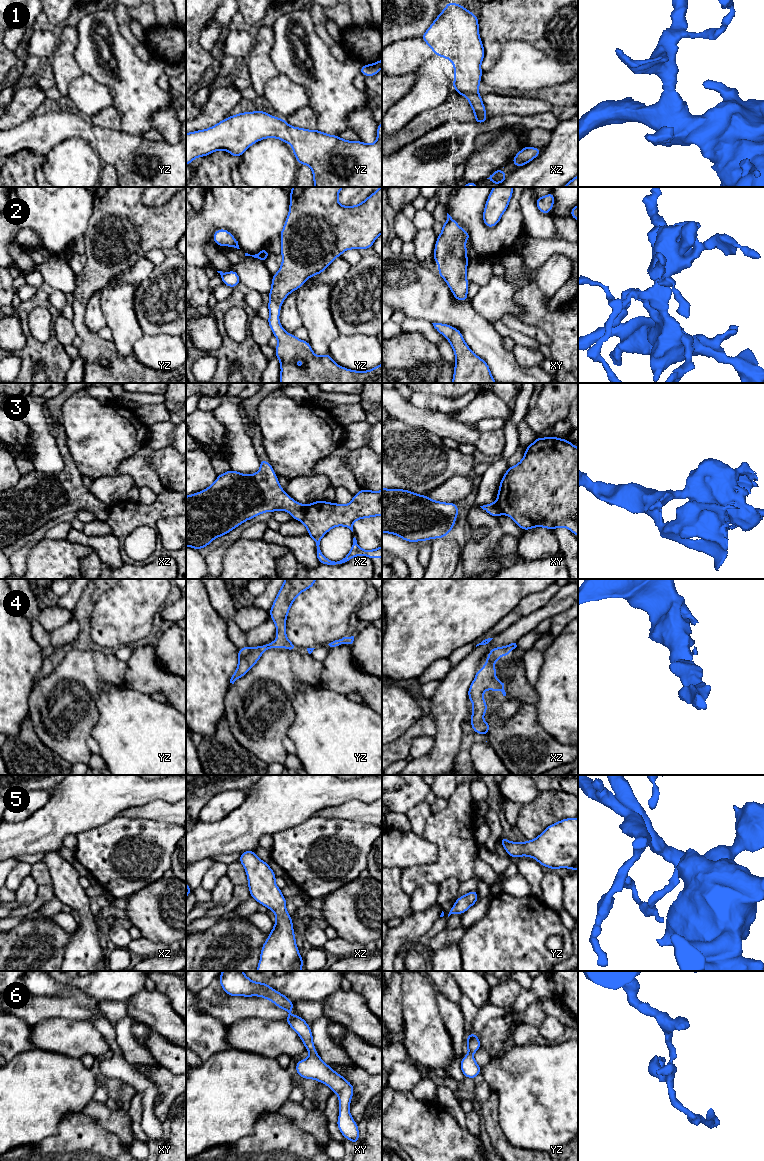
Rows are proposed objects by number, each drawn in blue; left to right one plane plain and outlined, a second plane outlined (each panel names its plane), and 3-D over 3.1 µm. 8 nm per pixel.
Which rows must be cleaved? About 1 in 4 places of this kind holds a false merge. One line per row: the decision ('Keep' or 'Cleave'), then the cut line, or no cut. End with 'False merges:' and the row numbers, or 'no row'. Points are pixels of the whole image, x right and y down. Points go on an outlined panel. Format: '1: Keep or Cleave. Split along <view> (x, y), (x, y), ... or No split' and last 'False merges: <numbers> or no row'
1: Keep. No split
2: Keep. No split
3: Cleave. Split along xz (306, 506), (301, 520)
4: Keep. No split
5: Keep. No split
6: Keep. No split
False merges: 3

